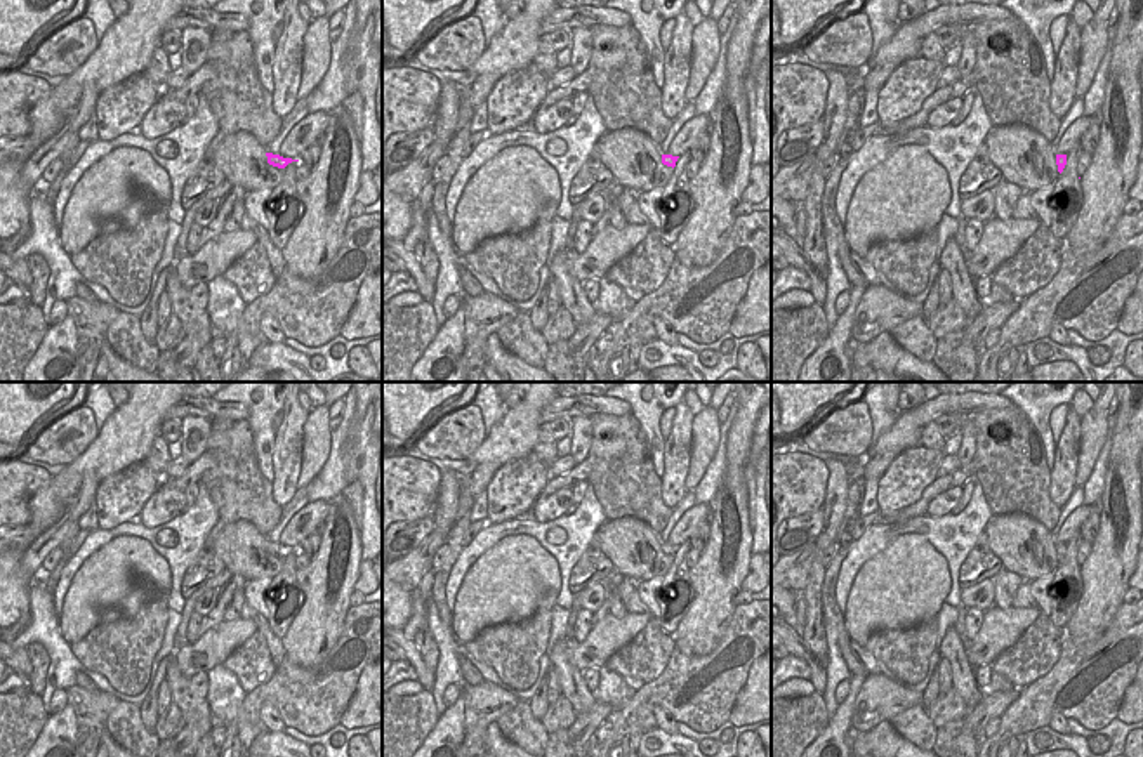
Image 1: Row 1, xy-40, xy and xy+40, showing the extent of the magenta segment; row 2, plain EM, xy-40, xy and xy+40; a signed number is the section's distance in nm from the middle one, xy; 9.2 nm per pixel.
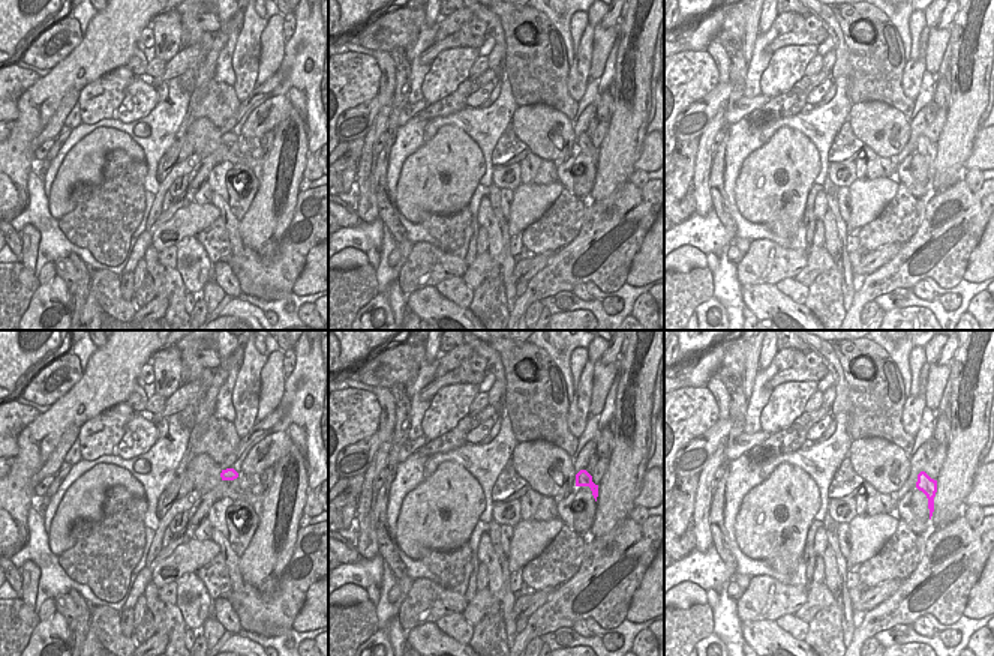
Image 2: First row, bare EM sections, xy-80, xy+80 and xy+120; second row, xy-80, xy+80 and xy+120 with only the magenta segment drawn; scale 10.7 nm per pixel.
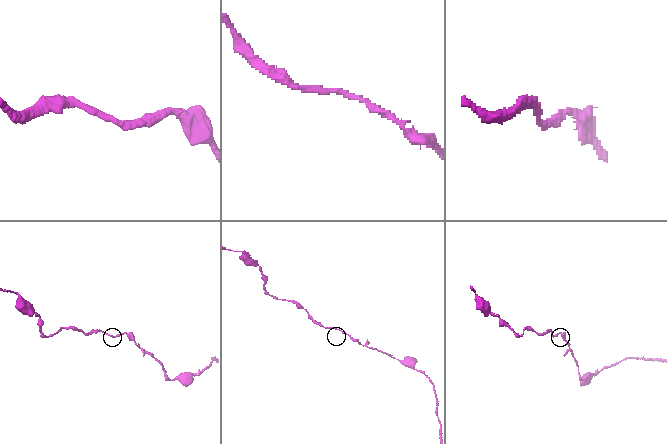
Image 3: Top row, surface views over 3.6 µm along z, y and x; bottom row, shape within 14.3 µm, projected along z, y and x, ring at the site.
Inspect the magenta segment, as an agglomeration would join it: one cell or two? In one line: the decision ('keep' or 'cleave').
keep

